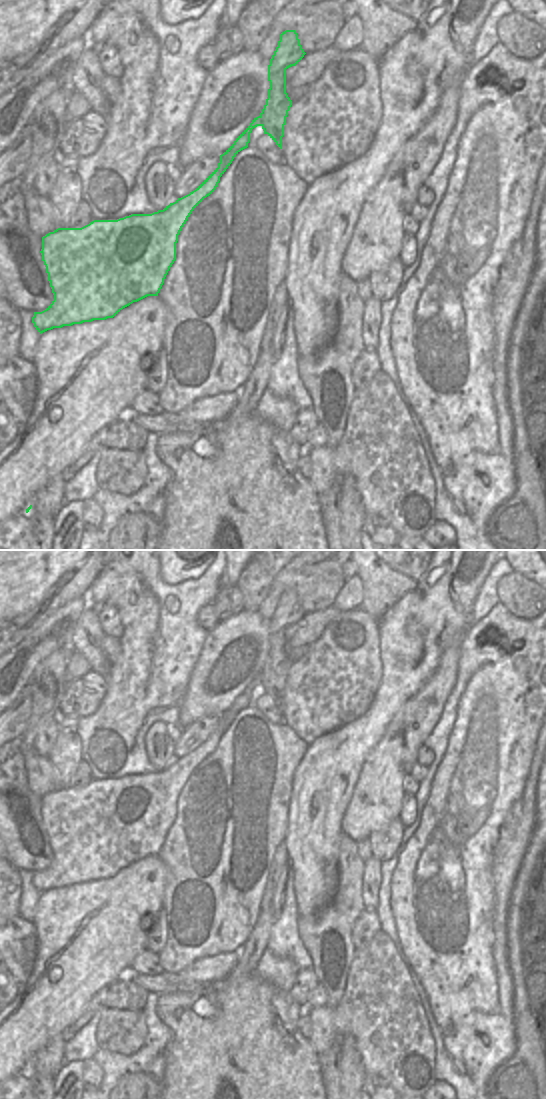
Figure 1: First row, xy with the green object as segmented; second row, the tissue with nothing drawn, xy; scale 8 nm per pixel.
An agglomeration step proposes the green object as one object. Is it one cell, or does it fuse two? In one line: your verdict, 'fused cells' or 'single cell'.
fused cells

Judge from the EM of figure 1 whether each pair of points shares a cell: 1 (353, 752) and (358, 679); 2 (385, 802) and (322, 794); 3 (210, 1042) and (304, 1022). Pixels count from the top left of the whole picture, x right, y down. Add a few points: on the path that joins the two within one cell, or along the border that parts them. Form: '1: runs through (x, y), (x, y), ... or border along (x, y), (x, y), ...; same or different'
1: border along (371, 703), (358, 717), (334, 731); different
2: border along (359, 776), (341, 820); different
3: border along (302, 1006), (298, 1030), (307, 1038); different

